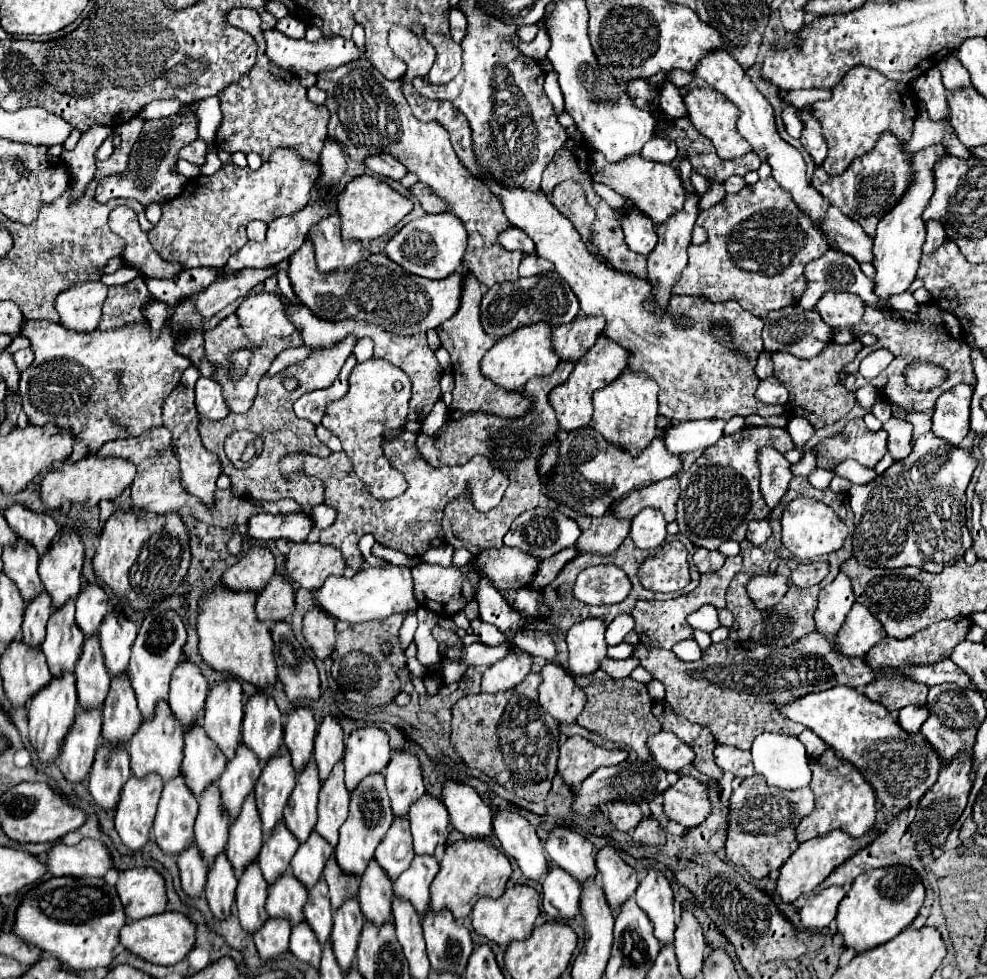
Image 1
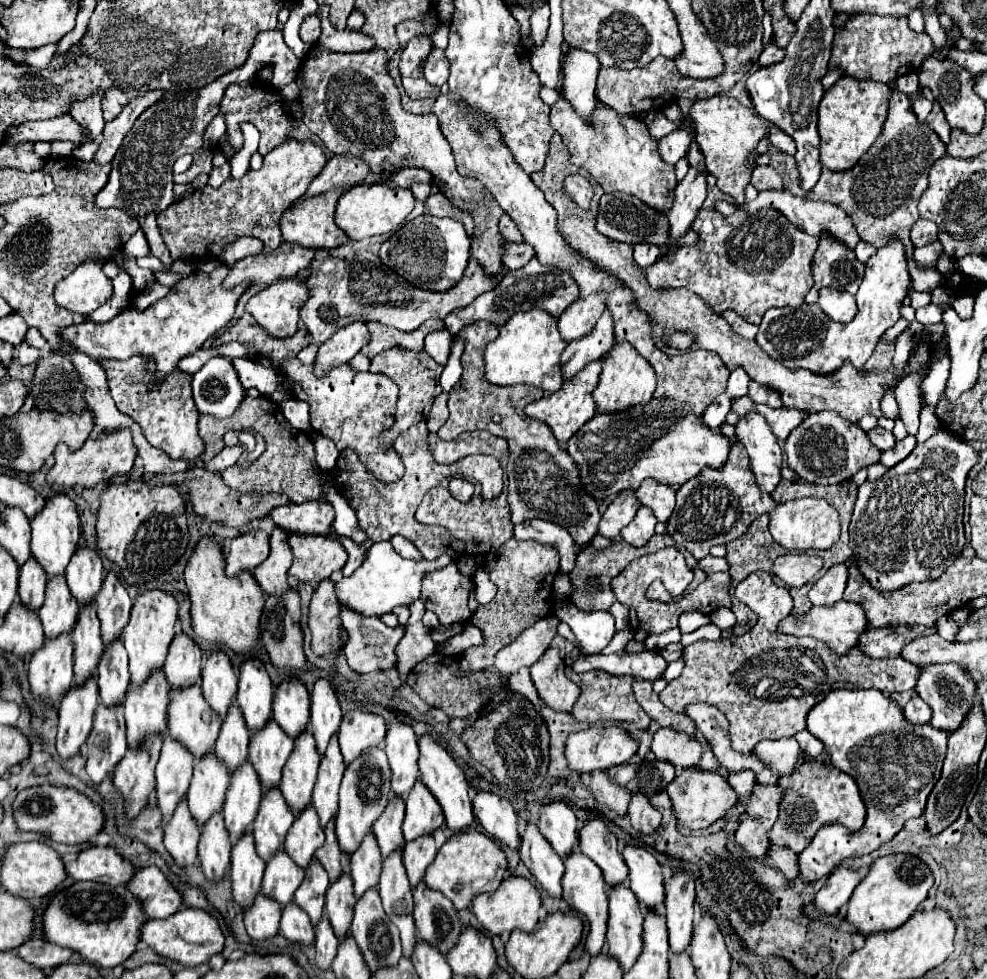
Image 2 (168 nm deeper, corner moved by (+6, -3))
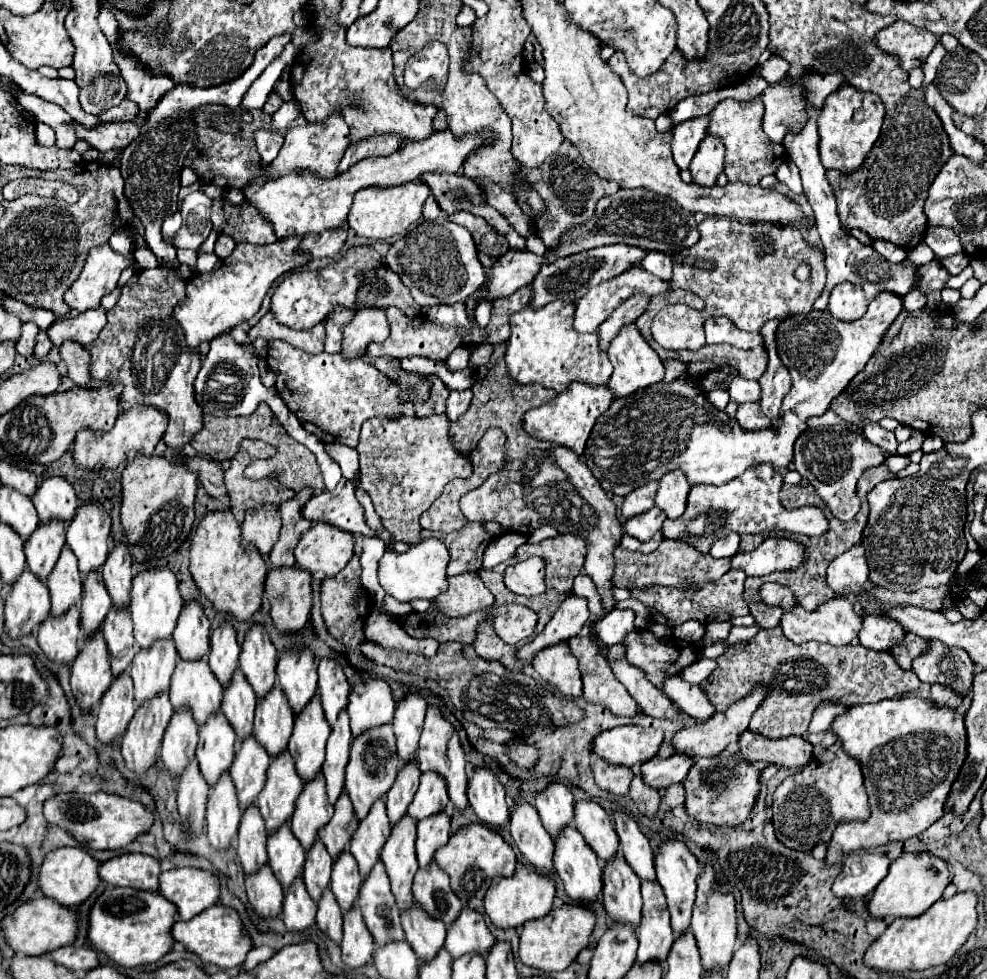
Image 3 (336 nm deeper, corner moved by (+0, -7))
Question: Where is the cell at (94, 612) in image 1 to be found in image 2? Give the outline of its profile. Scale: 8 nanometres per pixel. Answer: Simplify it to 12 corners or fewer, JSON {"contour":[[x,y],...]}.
{"contour":[[79,544],[65,578],[81,606],[103,582],[97,550]]}

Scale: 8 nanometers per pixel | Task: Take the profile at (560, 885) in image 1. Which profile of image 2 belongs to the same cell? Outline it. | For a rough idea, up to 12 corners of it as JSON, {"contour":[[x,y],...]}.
{"contour":[[535,824],[521,832],[521,862],[561,898],[563,860]]}

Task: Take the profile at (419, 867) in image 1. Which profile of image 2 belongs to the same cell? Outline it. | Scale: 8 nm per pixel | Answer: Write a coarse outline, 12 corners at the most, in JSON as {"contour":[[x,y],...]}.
{"contour":[[433,836],[405,844],[403,862],[411,888],[423,880],[437,848]]}

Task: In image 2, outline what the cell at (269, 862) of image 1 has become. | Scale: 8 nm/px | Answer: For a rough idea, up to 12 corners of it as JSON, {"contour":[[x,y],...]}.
{"contour":[[279,786],[269,788],[253,820],[255,846],[269,860],[295,816]]}

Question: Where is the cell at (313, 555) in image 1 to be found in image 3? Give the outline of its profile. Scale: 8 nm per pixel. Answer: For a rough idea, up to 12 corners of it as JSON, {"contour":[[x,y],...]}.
{"contour":[[313,524],[295,548],[297,568],[335,576],[353,534]]}

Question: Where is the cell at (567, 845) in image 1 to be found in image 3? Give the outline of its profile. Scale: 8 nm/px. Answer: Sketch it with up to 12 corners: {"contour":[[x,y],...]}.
{"contour":[[549,784],[535,808],[551,836],[573,820],[575,800],[567,786]]}

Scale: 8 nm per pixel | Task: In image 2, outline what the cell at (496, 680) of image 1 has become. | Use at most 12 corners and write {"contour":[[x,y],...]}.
{"contour":[[549,614],[501,648],[501,676],[531,666],[549,648],[559,618]]}

